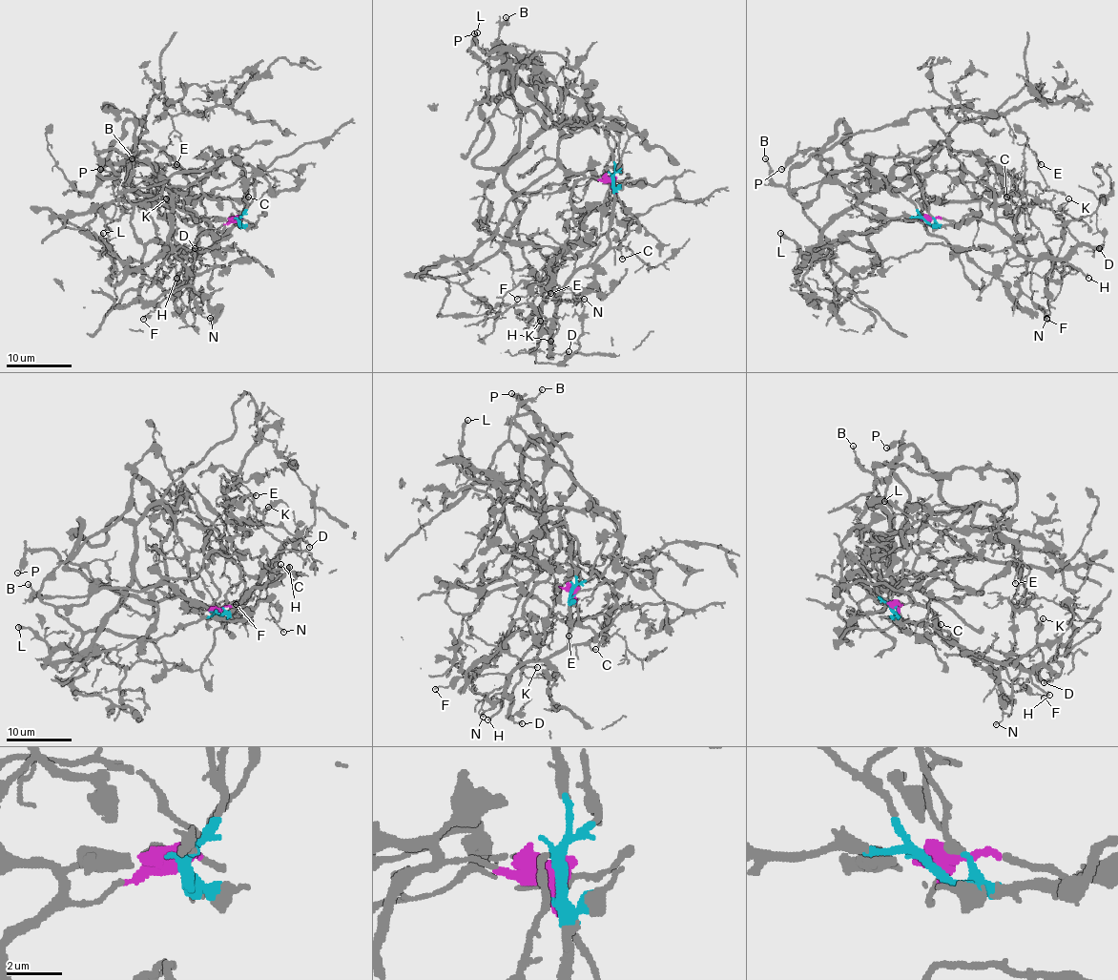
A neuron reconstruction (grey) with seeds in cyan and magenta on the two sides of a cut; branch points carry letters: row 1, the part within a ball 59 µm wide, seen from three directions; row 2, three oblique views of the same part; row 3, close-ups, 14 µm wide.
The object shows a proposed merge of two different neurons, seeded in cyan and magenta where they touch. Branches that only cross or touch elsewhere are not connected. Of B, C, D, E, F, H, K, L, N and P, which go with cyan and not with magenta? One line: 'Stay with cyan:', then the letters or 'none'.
Stay with cyan: C, D, E, F, H, K, N

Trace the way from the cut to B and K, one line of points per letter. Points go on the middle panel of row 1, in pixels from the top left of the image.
B: (612, 178), (569, 174), (562, 165), (558, 142), (569, 121), (537, 97), (537, 70), (500, 42), (507, 17)
K: (612, 178), (613, 213), (609, 246), (565, 285), (548, 329), (539, 313), (541, 322)

